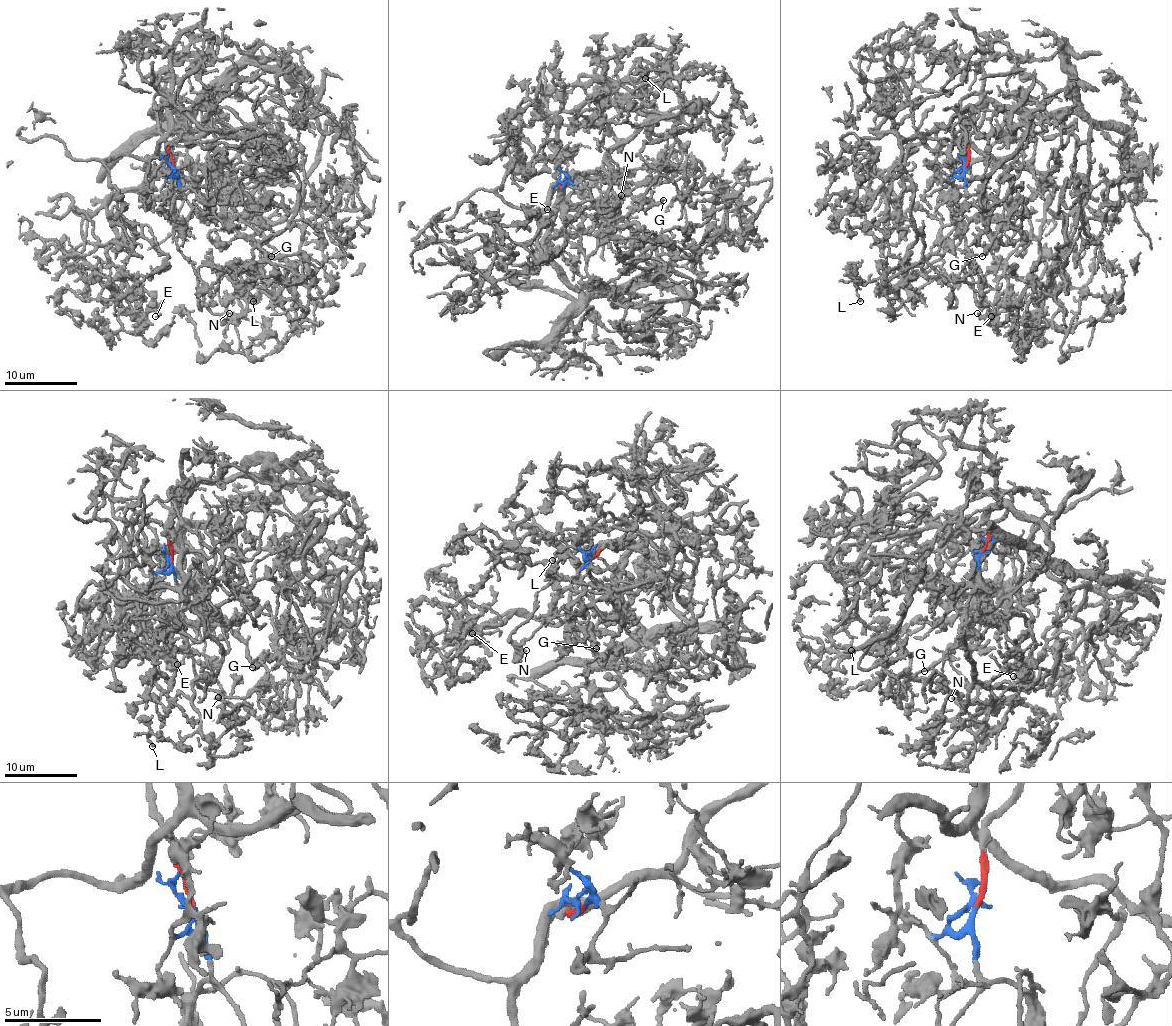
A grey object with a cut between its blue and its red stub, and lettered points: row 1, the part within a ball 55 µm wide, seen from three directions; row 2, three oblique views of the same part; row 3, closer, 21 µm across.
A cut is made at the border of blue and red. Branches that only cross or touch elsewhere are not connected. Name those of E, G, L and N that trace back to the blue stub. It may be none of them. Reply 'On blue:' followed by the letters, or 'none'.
On blue: G, N

